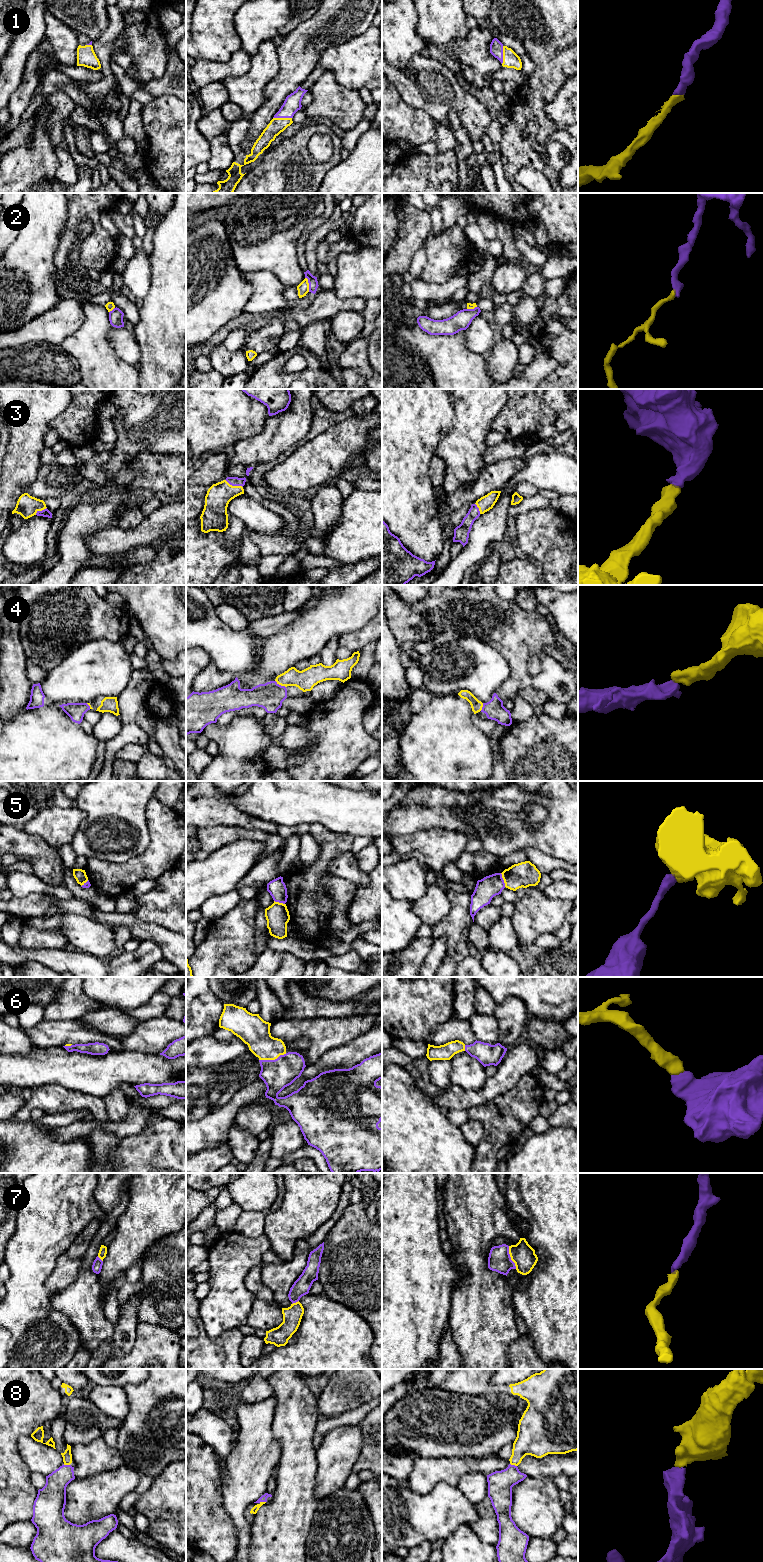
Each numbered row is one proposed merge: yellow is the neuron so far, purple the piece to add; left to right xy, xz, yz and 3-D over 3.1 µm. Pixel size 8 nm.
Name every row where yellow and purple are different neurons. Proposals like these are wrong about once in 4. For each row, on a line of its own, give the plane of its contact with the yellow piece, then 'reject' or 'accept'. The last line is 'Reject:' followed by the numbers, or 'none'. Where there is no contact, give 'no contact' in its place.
1: contact in xz; accept
2: contact in xz; reject
3: contact in xz; accept
4: contact in xz; accept
5: contact in yz; reject
6: contact in xz; accept
7: contact in yz; accept
8: contact in yz; accept
Reject: 2, 5

